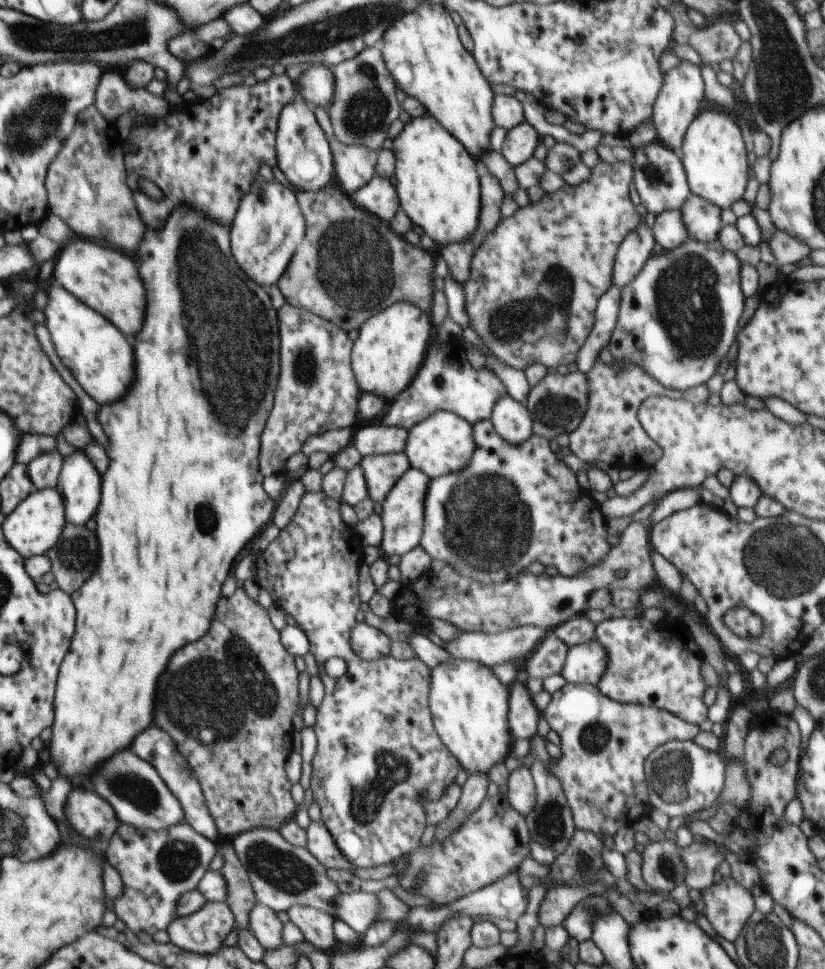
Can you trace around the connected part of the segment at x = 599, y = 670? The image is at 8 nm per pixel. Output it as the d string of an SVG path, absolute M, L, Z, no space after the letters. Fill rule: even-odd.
M594 638L569 647L561 675L568 683L597 686L607 666L607 650Z

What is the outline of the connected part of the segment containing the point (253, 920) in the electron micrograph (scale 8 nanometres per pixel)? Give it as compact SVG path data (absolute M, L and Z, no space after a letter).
M258 903L249 914L249 930L265 949L277 949L282 944L283 923L277 912Z

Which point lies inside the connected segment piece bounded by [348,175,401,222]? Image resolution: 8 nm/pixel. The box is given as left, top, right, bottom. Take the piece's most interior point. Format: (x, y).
(379, 196)

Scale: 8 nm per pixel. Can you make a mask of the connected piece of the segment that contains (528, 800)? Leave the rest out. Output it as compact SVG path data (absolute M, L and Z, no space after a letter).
M524 765L511 772L505 793L512 808L522 816L532 814L537 792L531 770Z

